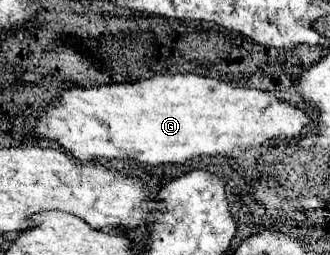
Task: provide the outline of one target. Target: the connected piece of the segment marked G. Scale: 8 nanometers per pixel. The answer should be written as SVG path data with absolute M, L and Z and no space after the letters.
M157 75L157 77L151 77L151 79L145 79L145 81L139 81L139 83L113 83L113 85L99 85L99 87L87 87L87 89L81 89L81 87L73 87L69 91L65 91L57 101L55 101L55 107L51 107L51 111L47 111L45 115L41 115L41 119L37 121L35 125L35 135L39 137L47 137L47 139L53 139L53 141L59 141L73 157L77 157L79 161L93 161L93 159L133 159L133 161L139 161L143 165L179 165L179 163L185 163L185 161L191 161L195 157L205 157L205 155L219 155L219 153L227 153L231 155L233 151L257 151L265 145L273 145L273 143L289 143L293 139L299 139L303 129L309 127L311 123L311 117L295 107L293 103L287 103L287 101L281 101L277 99L273 93L269 91L257 91L257 89L243 89L243 87L233 87L225 81L219 81L219 79L211 79L211 77L203 77L203 75Z

